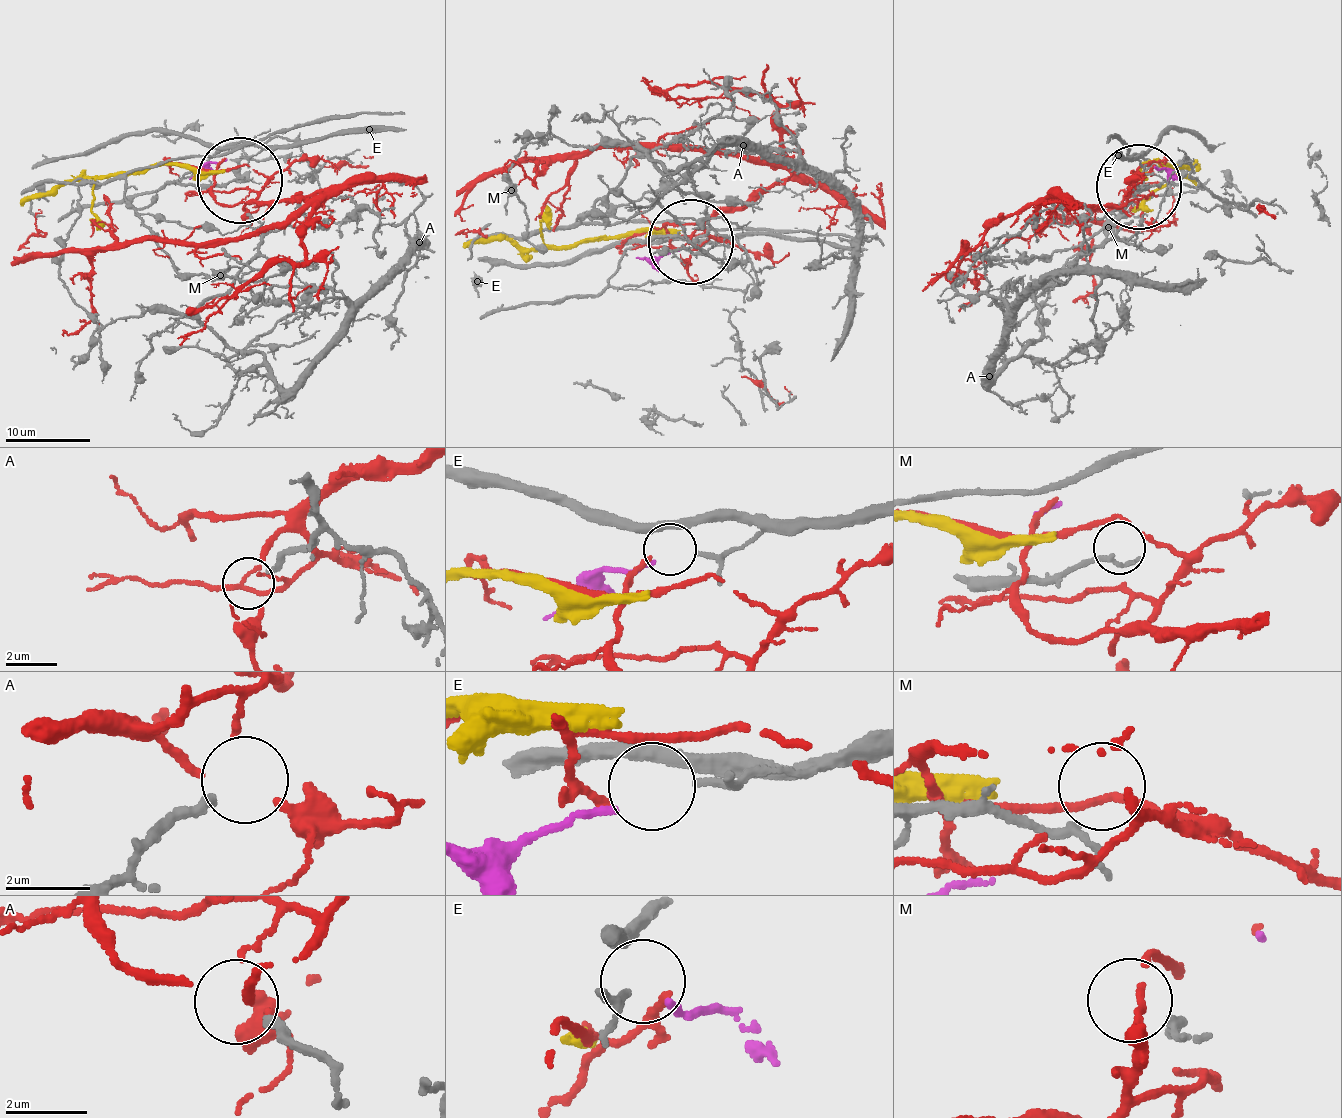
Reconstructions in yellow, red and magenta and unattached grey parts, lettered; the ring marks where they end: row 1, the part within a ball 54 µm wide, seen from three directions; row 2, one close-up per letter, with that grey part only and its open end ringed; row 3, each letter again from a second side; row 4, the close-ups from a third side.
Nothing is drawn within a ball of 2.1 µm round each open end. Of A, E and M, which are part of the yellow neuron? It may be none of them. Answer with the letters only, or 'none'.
none

